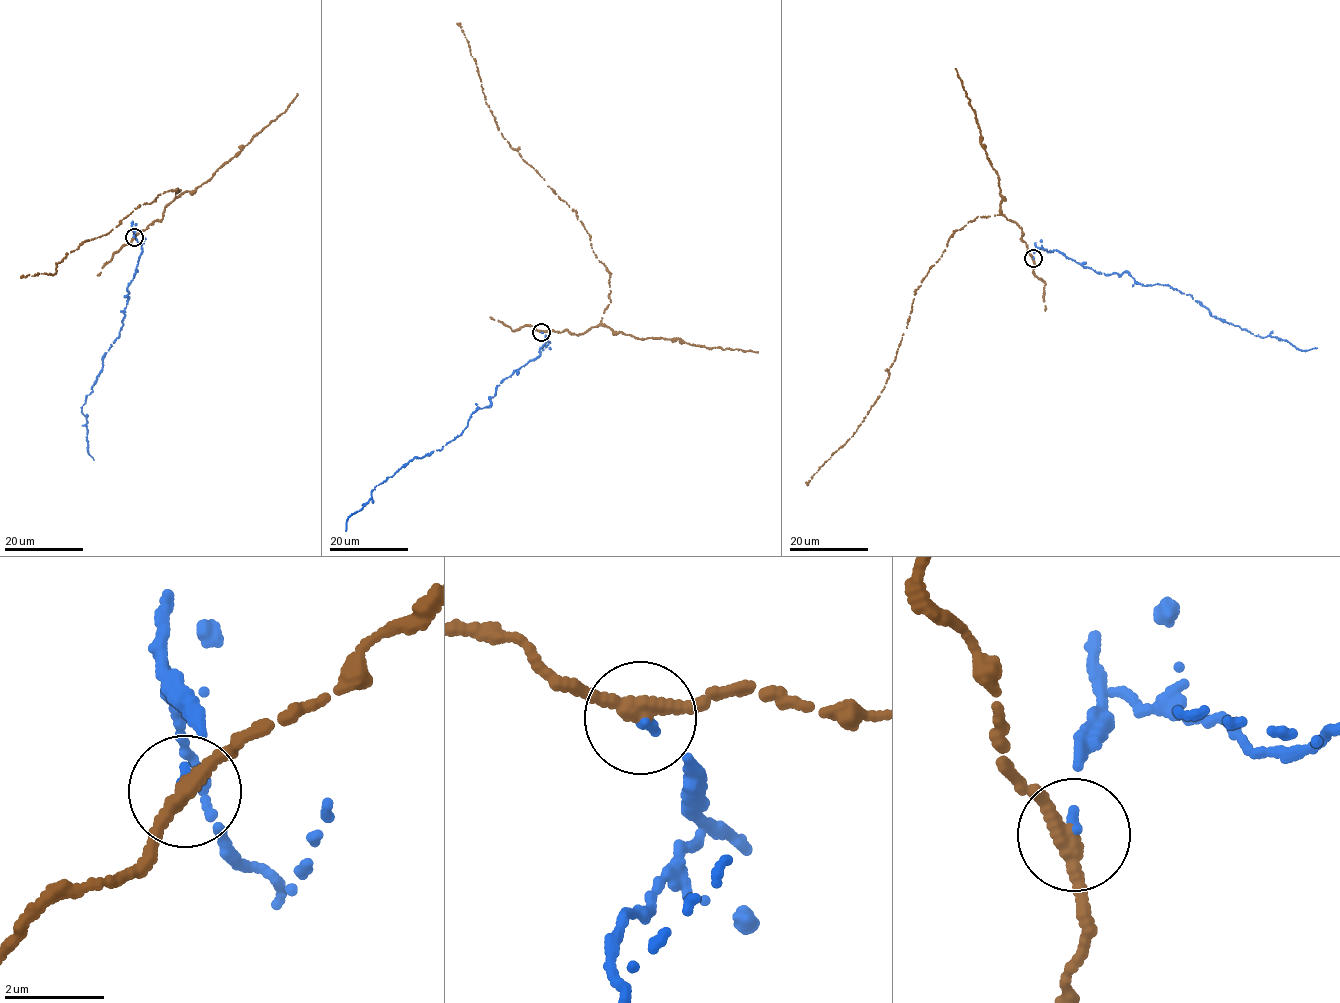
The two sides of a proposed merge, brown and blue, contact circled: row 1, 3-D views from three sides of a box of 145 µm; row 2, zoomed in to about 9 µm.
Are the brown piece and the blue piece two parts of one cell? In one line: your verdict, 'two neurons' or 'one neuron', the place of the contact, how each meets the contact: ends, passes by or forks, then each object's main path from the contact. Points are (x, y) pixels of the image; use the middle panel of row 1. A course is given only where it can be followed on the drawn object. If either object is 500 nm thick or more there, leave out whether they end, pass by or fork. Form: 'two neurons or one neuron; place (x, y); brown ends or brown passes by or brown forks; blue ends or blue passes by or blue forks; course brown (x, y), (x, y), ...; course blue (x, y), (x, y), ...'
two neurons; place (541, 332); brown passes by; blue ends; course brown (542, 332), (577, 335), (599, 324), (610, 302), (610, 275), (575, 211), (498, 129), (475, 60), (457, 23); course blue (542, 332), (540, 355), (495, 388), (491, 403), (472, 413), (459, 436), (374, 488), (348, 517), (346, 531)

